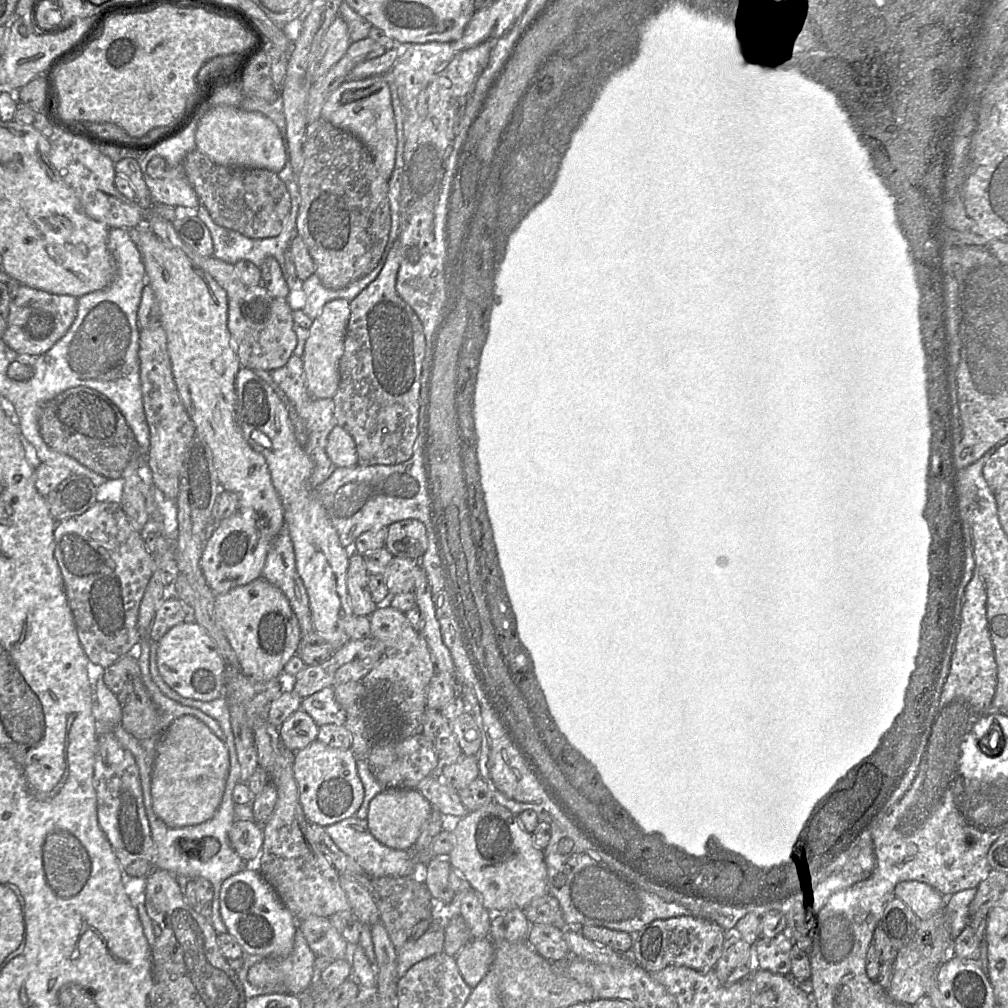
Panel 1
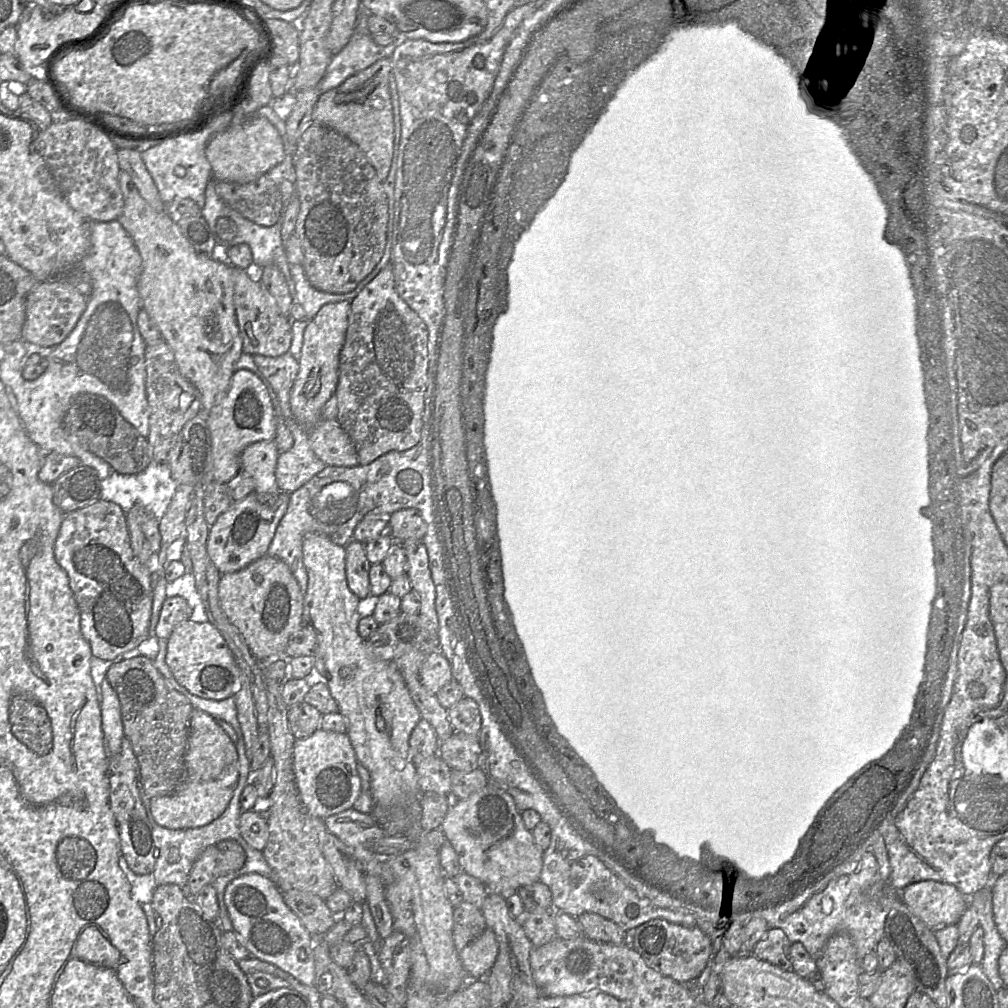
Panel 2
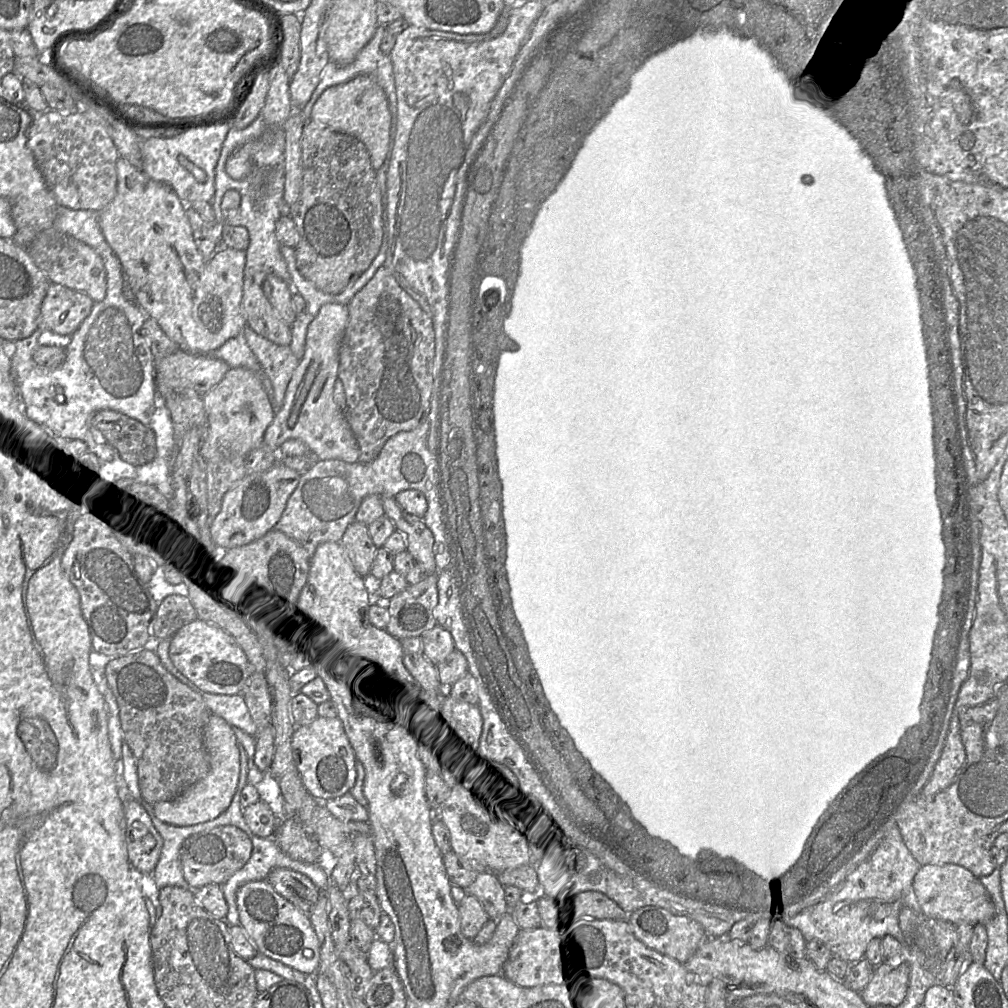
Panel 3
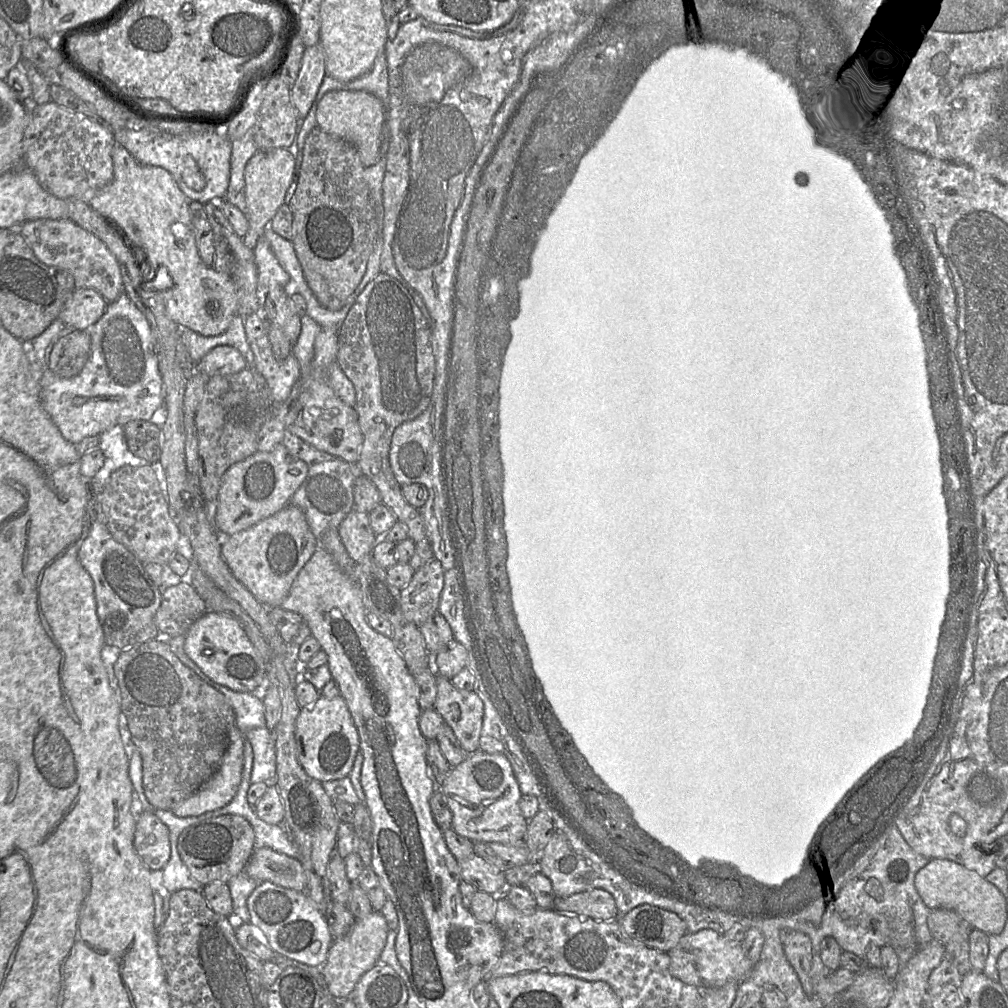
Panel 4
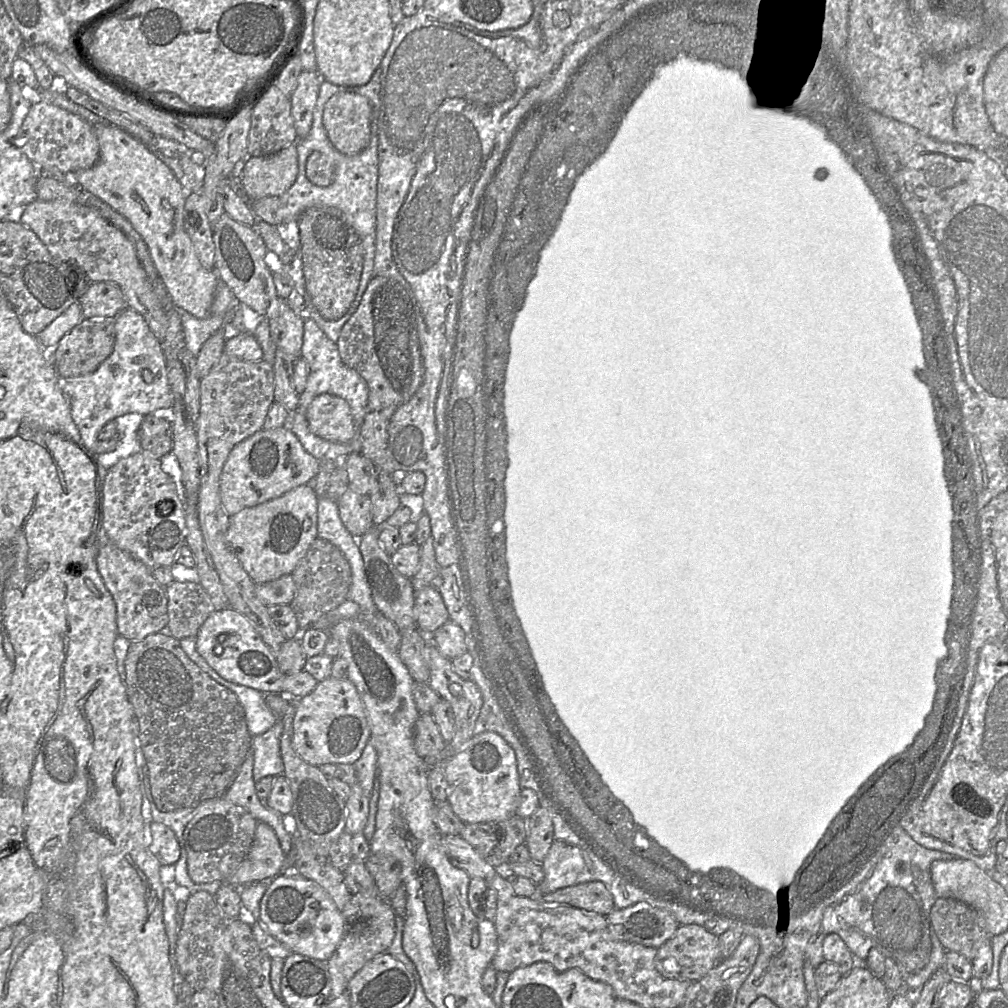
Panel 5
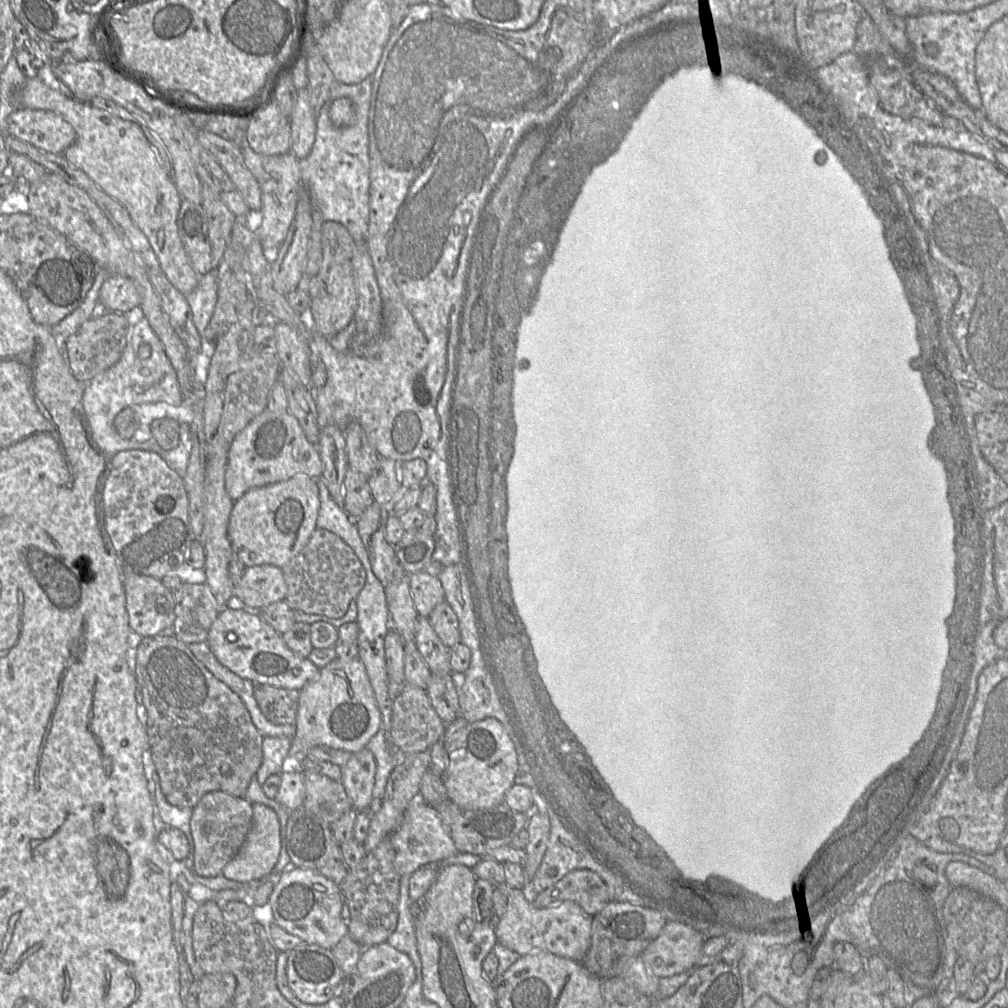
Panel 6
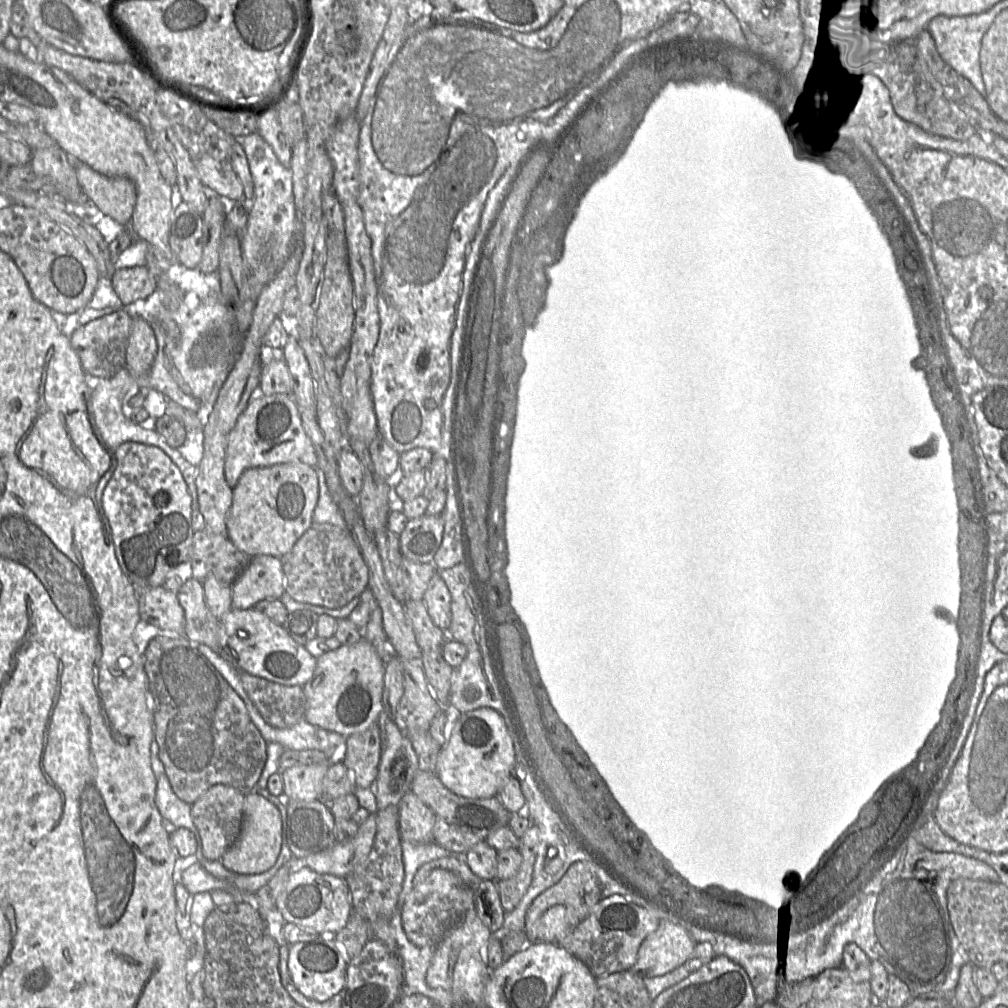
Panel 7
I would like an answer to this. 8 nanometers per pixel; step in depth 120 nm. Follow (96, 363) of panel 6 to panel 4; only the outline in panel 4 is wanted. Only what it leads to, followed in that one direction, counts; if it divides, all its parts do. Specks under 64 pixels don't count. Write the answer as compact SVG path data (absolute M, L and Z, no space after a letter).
M69 329L69 332L61 336L53 345L46 362L46 368L58 377L73 377L77 375L85 366L91 352L91 338L87 330Z

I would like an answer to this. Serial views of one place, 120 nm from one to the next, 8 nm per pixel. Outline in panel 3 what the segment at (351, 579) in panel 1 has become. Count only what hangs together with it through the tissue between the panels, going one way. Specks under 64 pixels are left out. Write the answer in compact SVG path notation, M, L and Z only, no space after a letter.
M355 520L347 527L339 543L354 571L360 577L367 578L377 552L368 526Z

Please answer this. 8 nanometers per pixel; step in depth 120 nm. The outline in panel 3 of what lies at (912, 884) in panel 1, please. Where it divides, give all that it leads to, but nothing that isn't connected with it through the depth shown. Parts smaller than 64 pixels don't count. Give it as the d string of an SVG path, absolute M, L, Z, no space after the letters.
M959 865L921 866L913 879L913 890L922 914L930 921L974 926L985 925L995 916L995 906L986 888L969 870Z

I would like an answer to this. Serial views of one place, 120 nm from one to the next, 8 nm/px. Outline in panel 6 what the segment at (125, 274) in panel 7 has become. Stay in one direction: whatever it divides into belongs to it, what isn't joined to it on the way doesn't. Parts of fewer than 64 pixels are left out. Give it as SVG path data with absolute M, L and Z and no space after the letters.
M112 274L103 282L98 300L114 313L126 313L140 305L134 282L119 274Z

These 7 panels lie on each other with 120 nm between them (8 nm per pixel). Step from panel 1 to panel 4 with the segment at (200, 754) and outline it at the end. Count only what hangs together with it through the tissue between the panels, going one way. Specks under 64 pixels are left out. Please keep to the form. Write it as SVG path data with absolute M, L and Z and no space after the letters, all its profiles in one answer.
M236 725L231 727L228 746L218 770L195 793L171 809L175 816L200 816L226 806L234 798L241 782L245 739Z

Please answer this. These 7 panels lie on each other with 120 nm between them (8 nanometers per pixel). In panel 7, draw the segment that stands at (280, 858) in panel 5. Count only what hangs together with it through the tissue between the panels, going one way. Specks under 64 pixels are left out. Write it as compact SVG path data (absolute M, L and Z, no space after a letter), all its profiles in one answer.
M256 791L245 795L243 826L234 844L224 853L221 863L239 875L268 871L276 863L282 847L282 820L279 810Z

